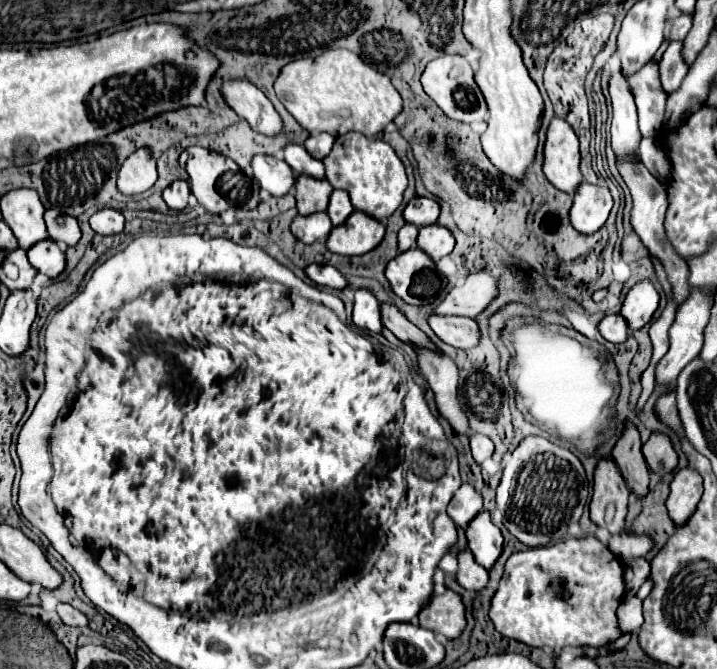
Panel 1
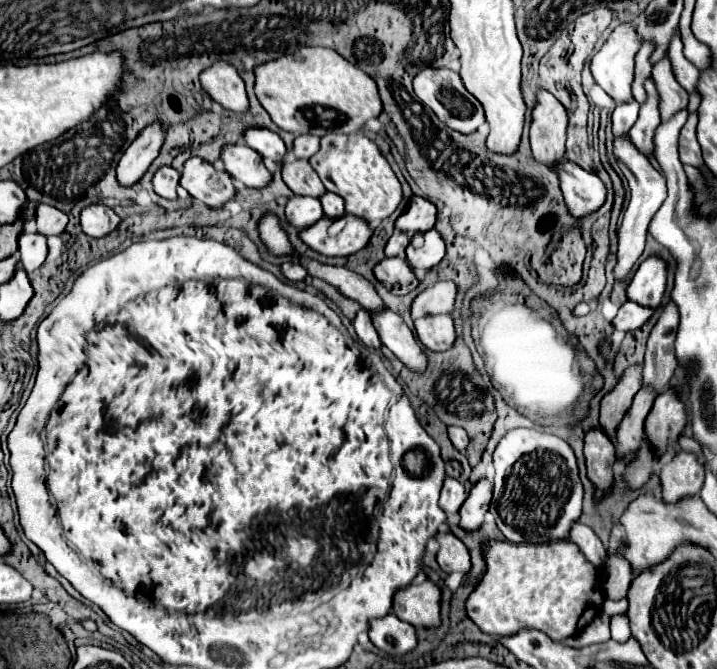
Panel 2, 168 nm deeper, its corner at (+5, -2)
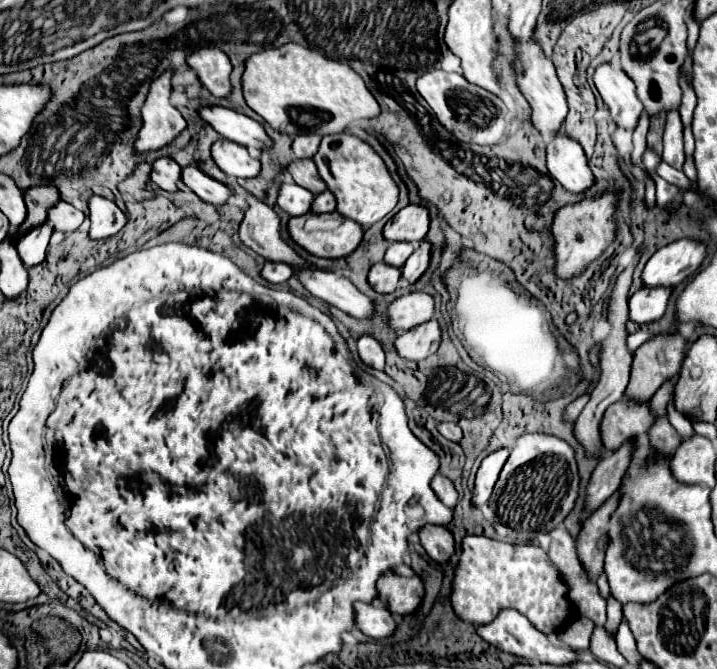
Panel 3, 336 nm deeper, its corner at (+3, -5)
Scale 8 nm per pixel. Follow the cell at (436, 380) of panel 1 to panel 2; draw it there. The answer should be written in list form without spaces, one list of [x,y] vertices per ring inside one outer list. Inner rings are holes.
[[[379,309],[371,313],[371,321],[375,331],[379,333],[381,343],[389,347],[409,369],[423,371],[427,367],[423,347],[417,343],[415,335],[397,313],[393,313],[391,309]]]

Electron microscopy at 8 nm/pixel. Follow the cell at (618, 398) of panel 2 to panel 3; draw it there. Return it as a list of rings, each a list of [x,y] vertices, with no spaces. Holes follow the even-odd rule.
[[[657,336],[655,340],[643,344],[633,354],[631,378],[625,390],[625,400],[647,402],[653,392],[671,376],[679,374],[683,352],[687,350],[687,340],[677,336]]]

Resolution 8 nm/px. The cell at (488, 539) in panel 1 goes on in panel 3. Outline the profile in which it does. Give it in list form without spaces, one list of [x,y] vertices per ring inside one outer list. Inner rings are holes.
[[[503,448],[503,450],[497,450],[497,452],[491,452],[479,466],[477,470],[477,478],[475,478],[475,494],[473,494],[473,506],[481,508],[483,504],[487,504],[489,496],[491,496],[491,490],[497,482],[497,476],[505,464],[509,456],[509,448]]]

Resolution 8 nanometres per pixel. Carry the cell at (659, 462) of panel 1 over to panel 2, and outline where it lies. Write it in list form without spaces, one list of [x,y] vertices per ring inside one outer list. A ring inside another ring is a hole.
[[[667,389],[653,403],[653,409],[645,421],[647,429],[645,433],[655,445],[657,453],[663,455],[667,451],[669,439],[677,439],[685,429],[685,425],[687,425],[687,409],[681,397],[675,393],[675,389]]]

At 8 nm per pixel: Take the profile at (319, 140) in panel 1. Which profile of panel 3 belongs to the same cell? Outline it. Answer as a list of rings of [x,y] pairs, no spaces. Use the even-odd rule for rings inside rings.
[[[301,134],[293,140],[293,152],[297,158],[313,158],[317,152],[321,136],[317,134]]]

